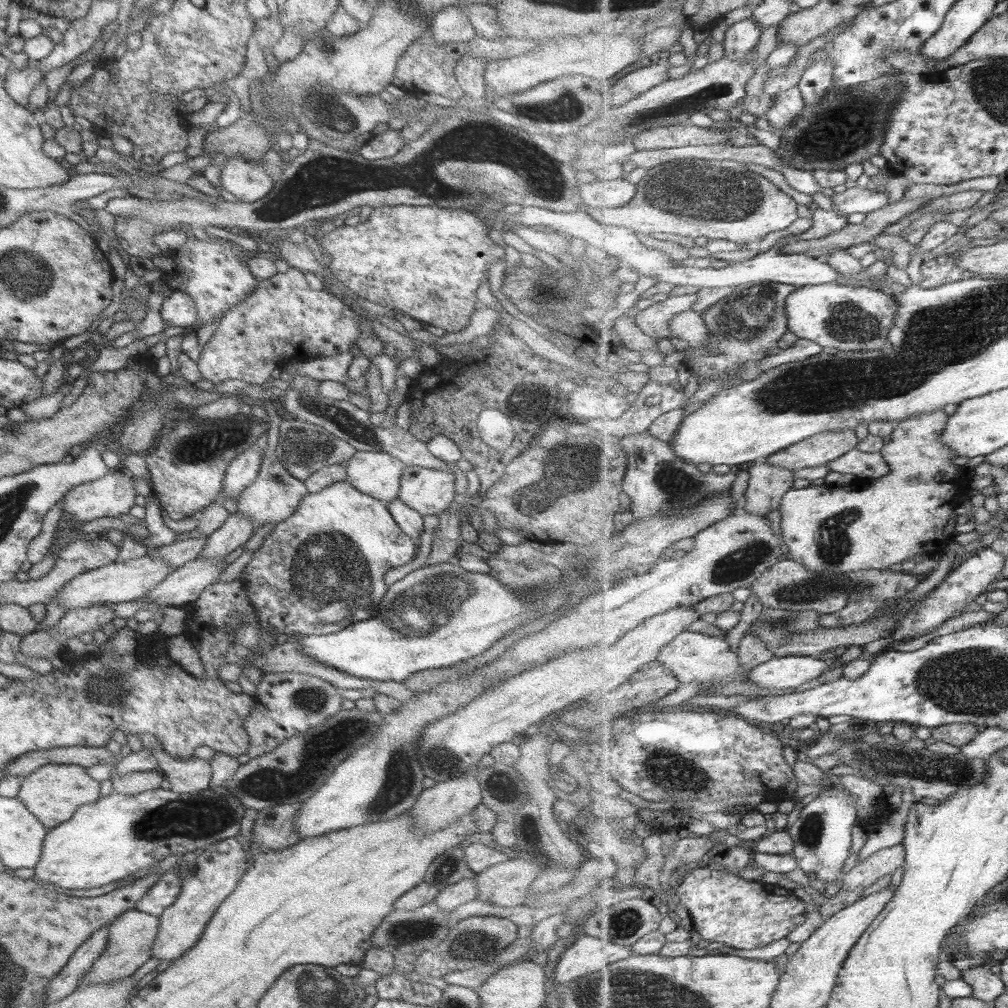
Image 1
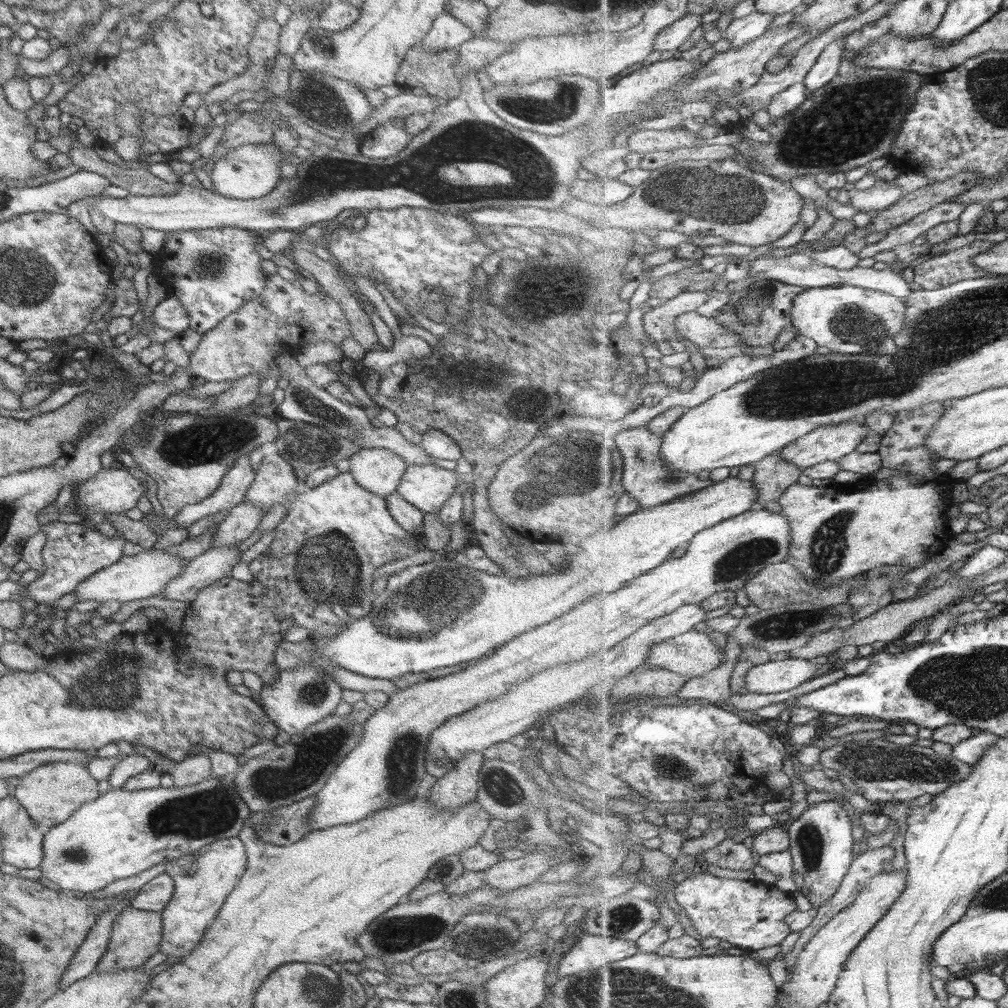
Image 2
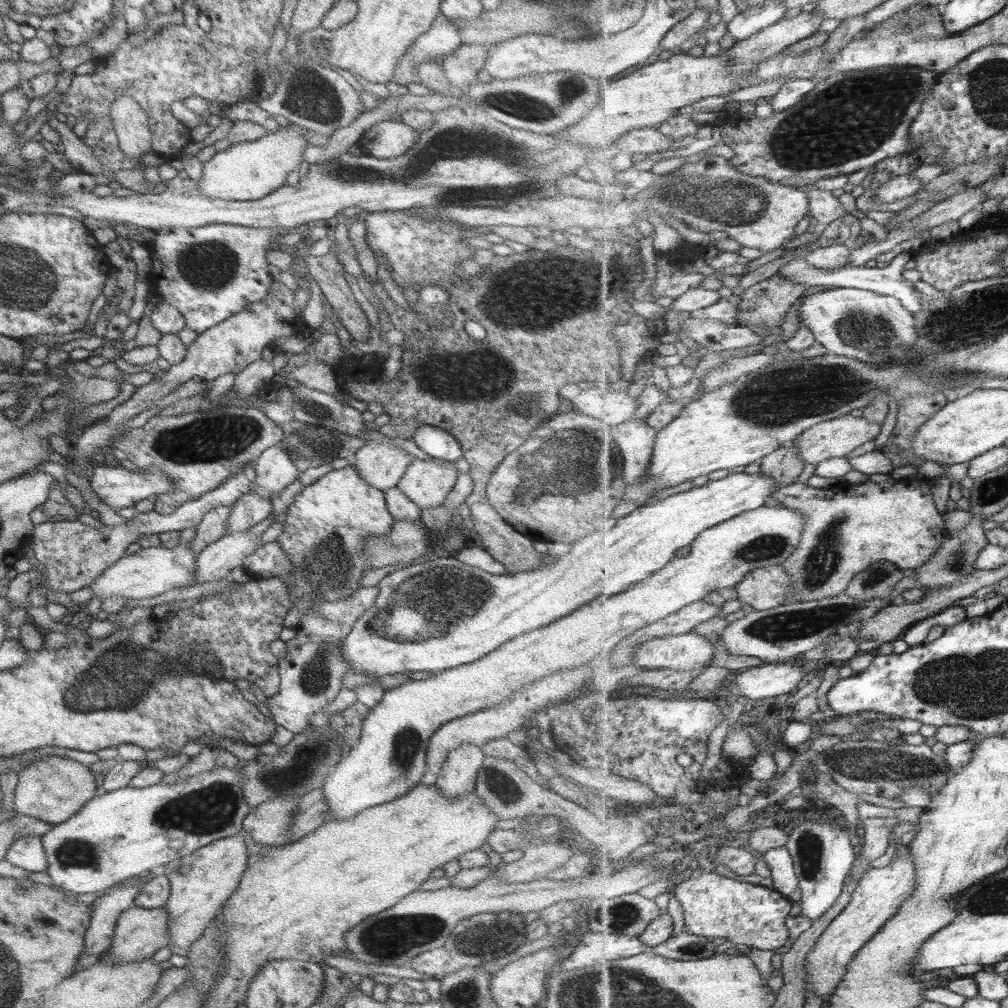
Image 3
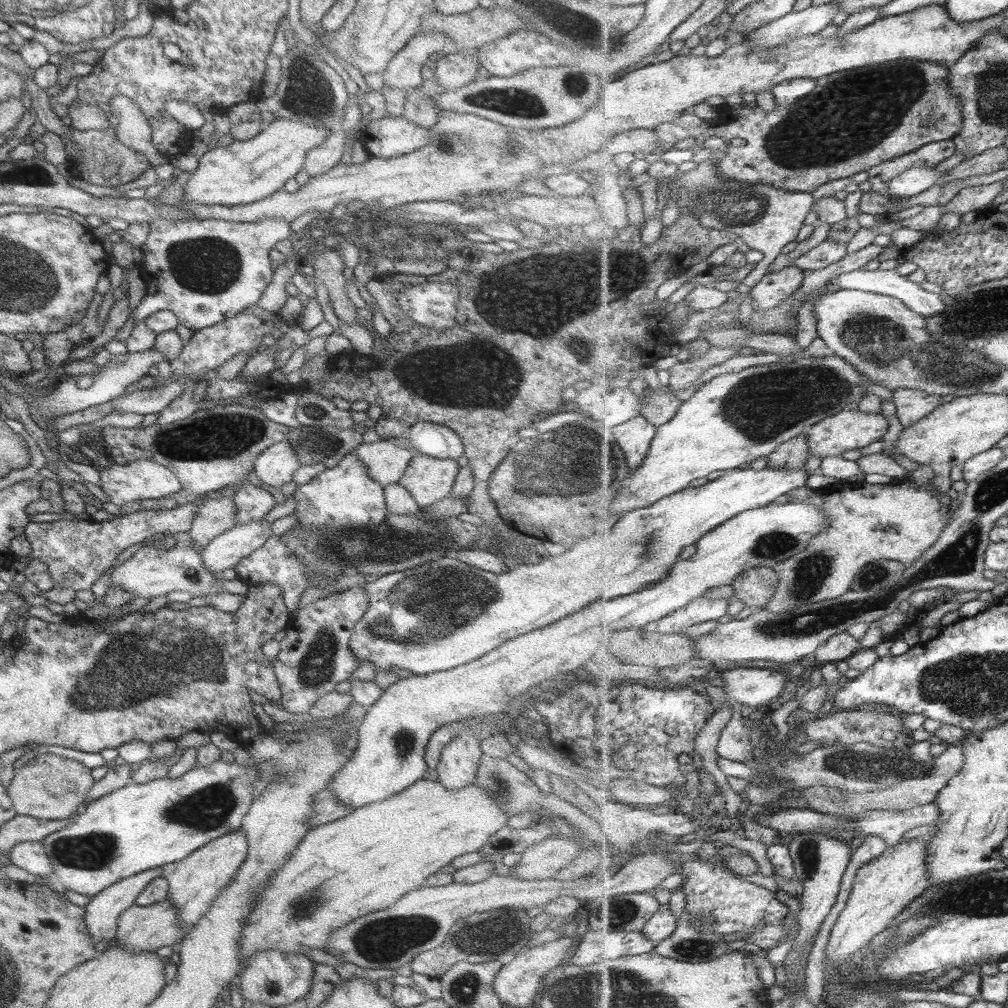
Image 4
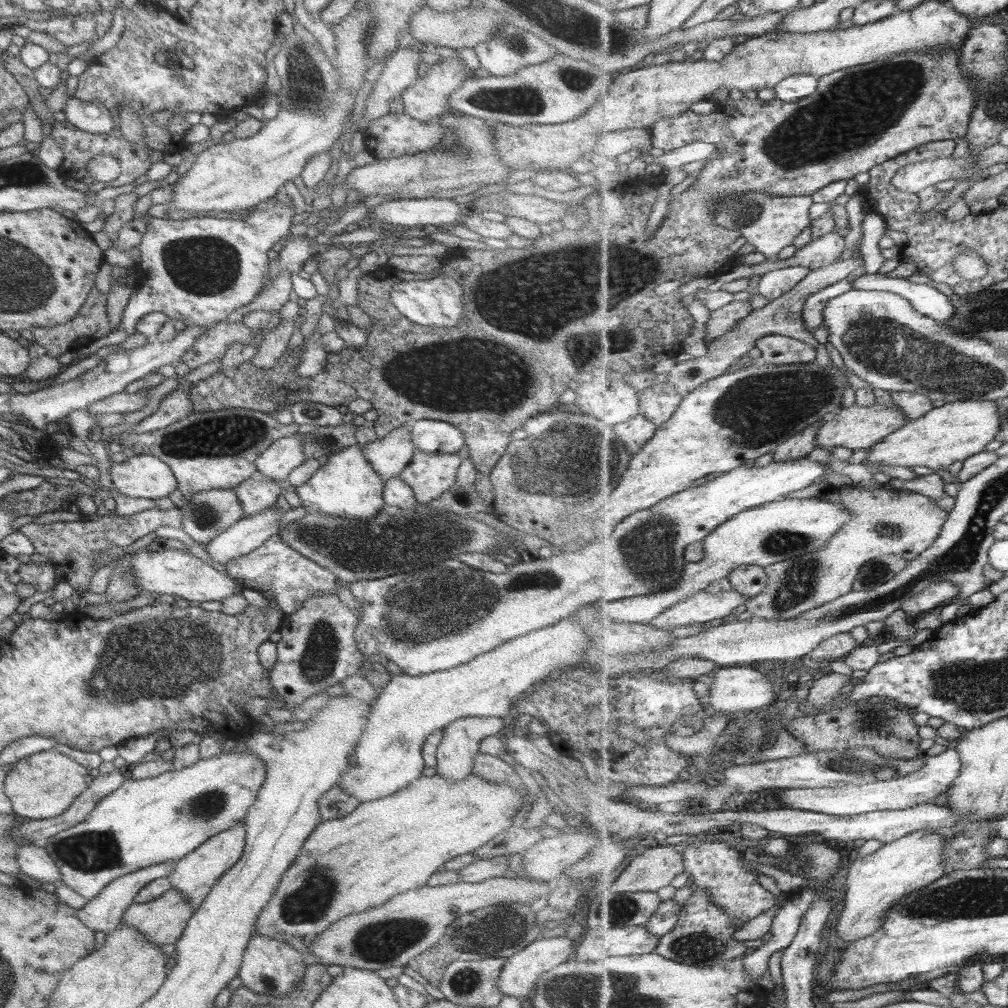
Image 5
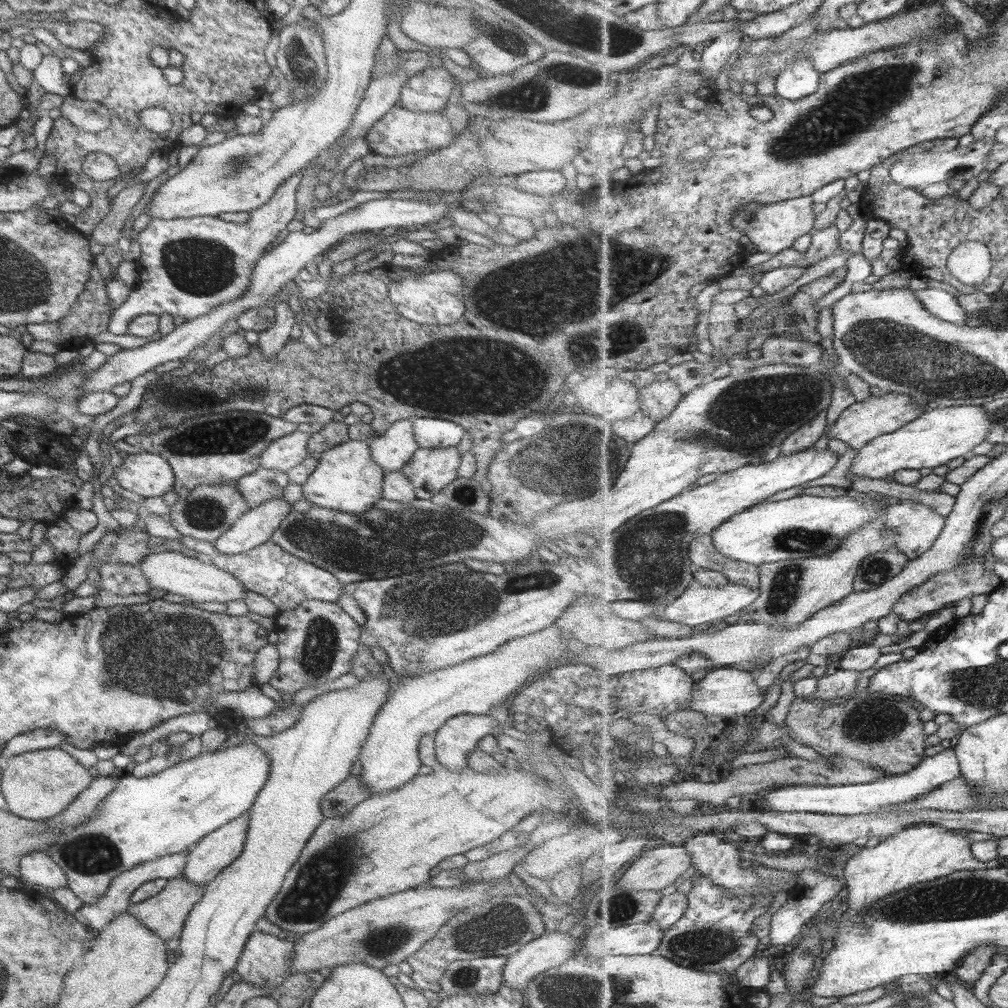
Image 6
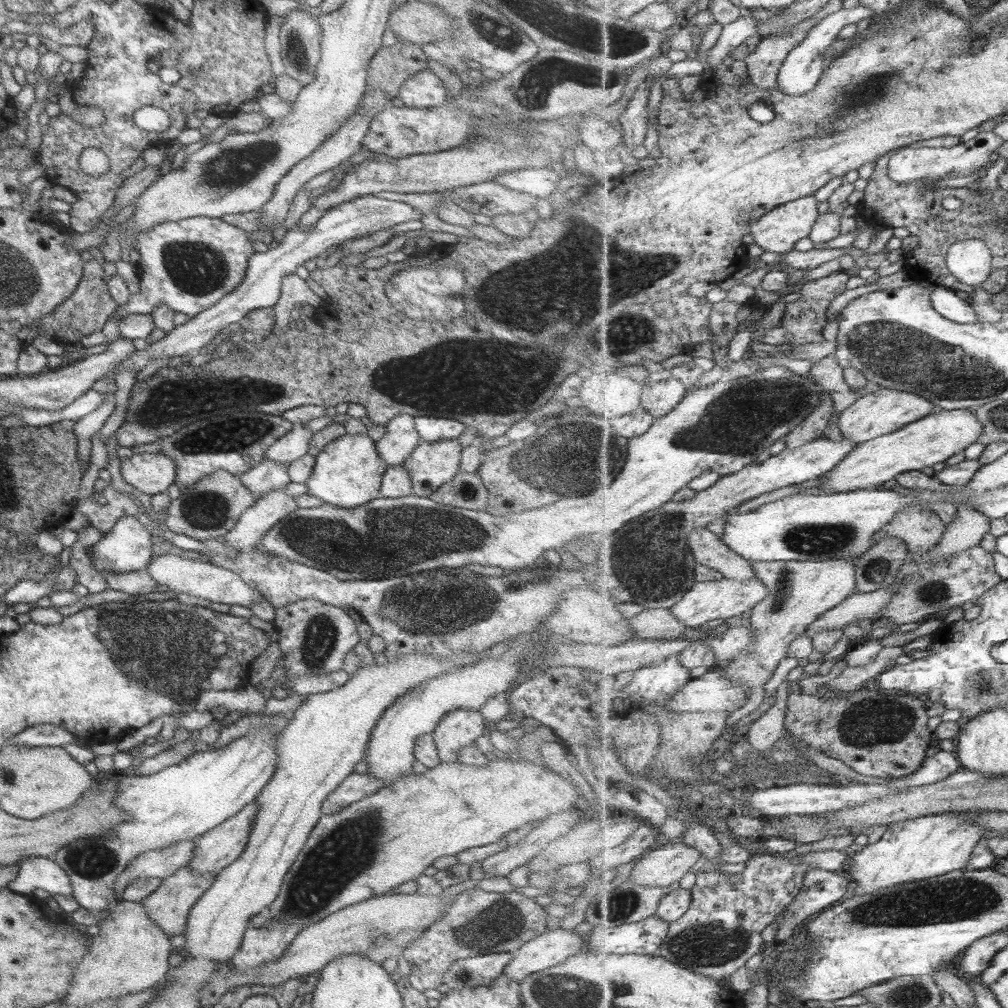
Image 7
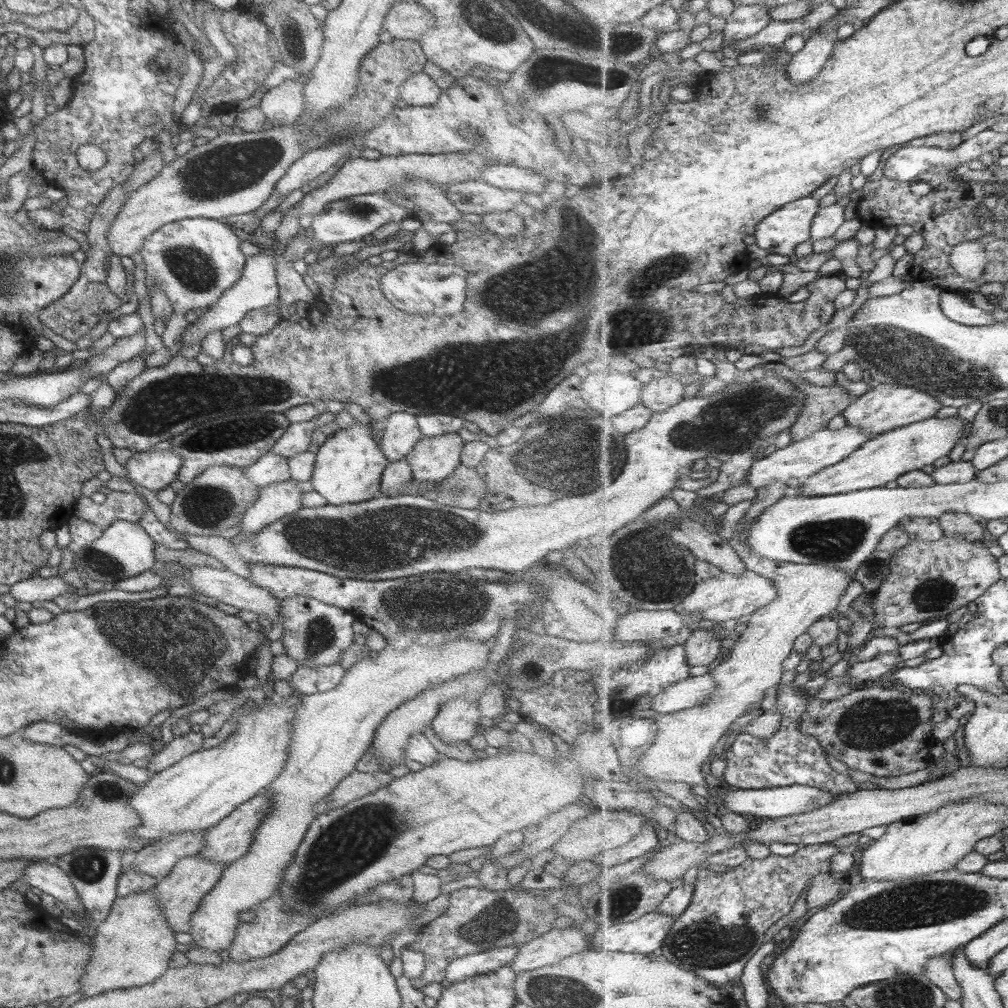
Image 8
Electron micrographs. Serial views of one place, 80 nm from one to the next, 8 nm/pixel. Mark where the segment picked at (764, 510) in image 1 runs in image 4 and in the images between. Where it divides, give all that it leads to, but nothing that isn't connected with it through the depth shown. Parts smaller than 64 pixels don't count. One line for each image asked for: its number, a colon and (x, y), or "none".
2: (773, 476)
3: (784, 466)
4: (794, 454)

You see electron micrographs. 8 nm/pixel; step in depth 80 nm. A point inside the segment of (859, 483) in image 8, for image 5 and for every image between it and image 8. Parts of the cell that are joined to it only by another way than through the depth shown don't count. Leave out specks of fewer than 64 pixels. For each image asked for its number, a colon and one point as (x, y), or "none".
5: (952, 432)
6: (941, 434)
7: (936, 438)

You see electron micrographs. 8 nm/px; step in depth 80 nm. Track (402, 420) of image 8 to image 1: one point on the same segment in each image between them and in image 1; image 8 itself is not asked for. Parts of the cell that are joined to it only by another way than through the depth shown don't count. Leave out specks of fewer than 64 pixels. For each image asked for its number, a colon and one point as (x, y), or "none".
1: (377, 474)
2: (379, 471)
3: (378, 466)
4: (384, 461)
5: (387, 456)
6: (391, 450)
7: (400, 439)

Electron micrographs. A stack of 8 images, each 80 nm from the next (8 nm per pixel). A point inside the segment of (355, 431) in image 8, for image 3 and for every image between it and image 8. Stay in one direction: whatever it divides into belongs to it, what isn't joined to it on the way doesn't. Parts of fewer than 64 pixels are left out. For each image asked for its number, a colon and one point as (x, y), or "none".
3: (325, 529)
4: (343, 496)
5: (346, 486)
6: (345, 479)
7: (346, 473)

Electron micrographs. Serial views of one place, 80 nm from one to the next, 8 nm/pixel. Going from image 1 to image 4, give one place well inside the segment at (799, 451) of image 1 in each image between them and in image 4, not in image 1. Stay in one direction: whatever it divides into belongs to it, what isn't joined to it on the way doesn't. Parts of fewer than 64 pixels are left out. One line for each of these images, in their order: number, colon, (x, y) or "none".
2: (832, 442)
3: (835, 438)
4: (848, 430)

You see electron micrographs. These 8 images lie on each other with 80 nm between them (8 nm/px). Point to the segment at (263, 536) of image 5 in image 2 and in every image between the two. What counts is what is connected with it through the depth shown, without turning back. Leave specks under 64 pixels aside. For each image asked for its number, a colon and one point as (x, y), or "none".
2: (216, 562)
3: (214, 562)
4: (224, 551)

